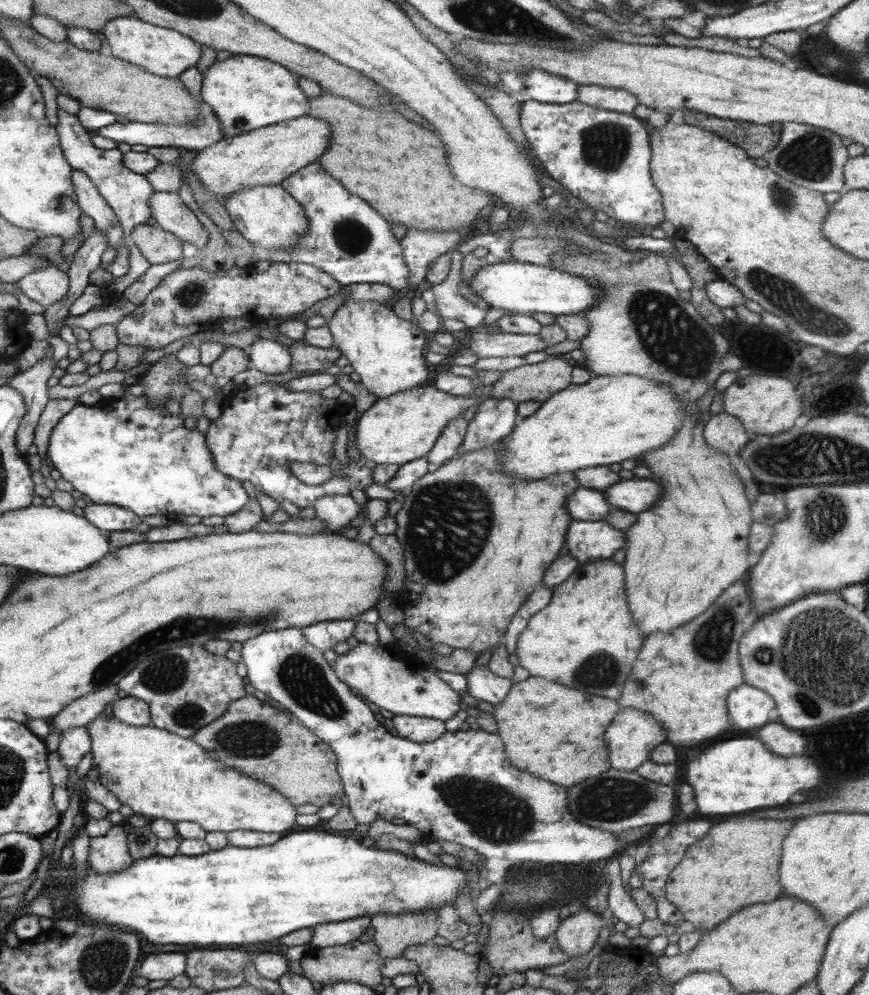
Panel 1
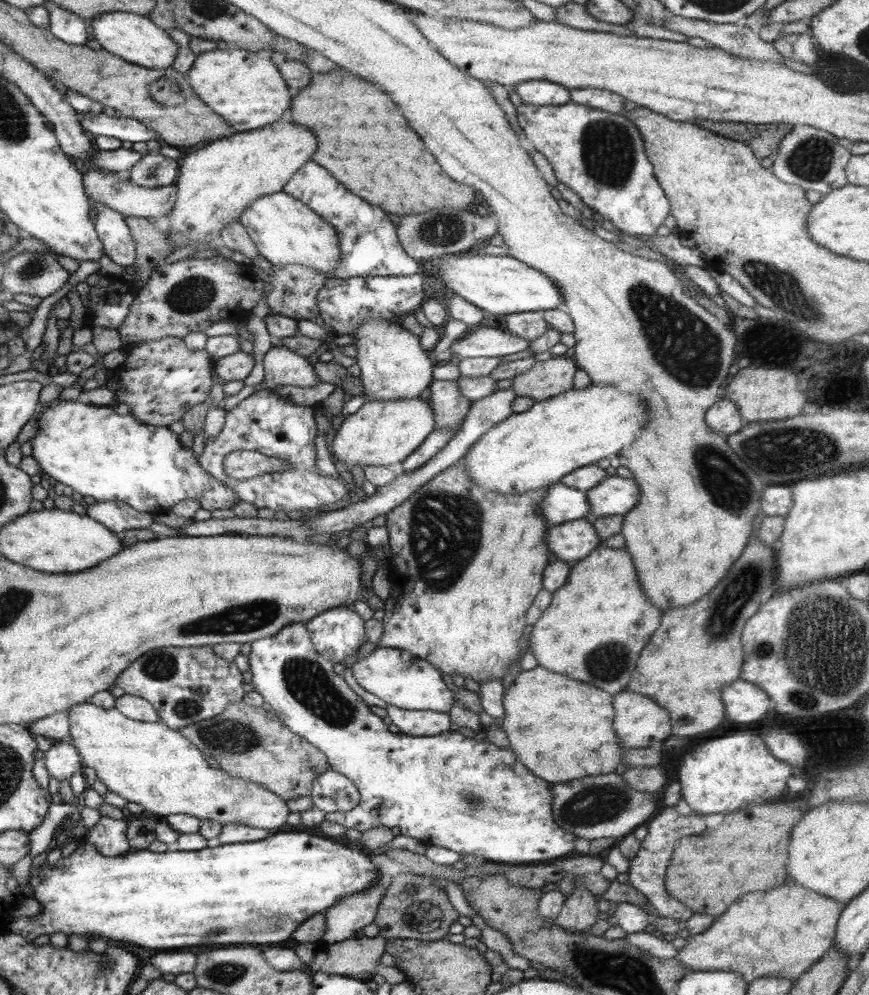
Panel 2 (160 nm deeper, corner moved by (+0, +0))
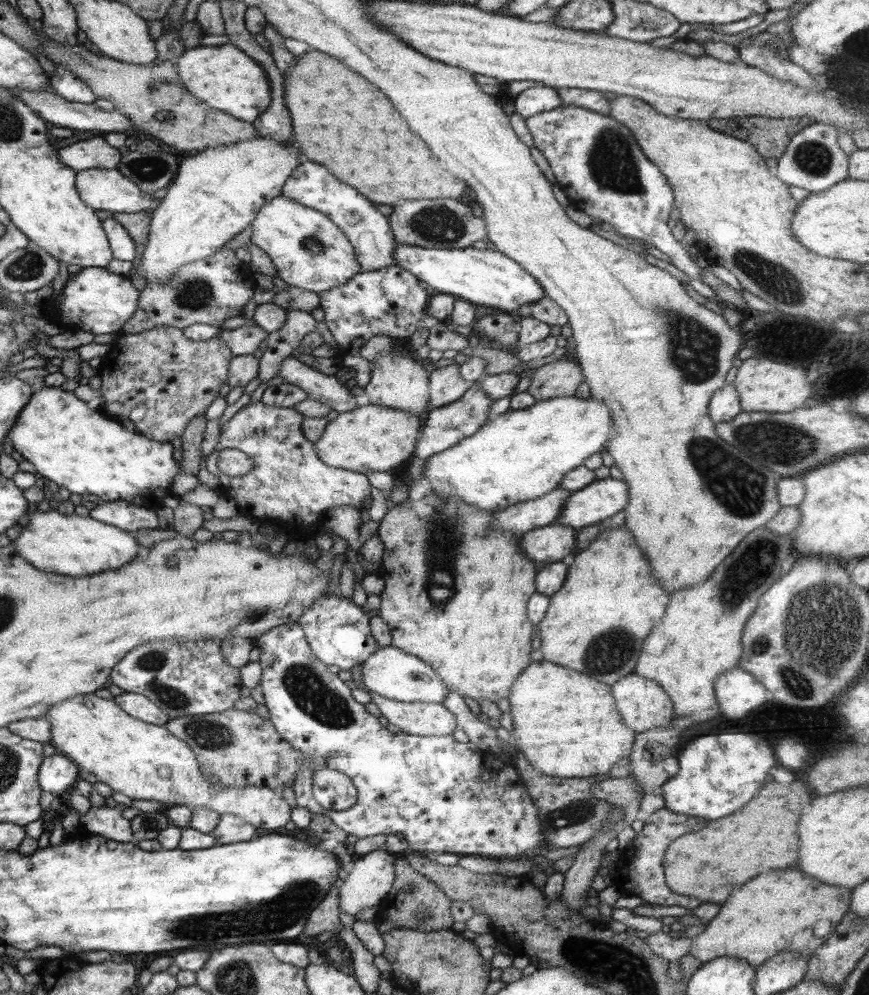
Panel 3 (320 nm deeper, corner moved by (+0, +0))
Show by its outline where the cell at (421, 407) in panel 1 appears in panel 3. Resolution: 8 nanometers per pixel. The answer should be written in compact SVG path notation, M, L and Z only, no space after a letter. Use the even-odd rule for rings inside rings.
M369 404L339 413L330 421L314 444L318 459L331 468L366 475L369 471L389 472L413 460L415 445L421 435L422 414Z

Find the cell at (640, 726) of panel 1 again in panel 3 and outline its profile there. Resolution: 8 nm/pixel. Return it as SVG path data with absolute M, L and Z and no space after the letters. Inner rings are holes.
M628 674L612 684L612 696L616 698L616 706L620 710L622 722L638 733L654 728L670 726L674 720L675 710L668 693L655 680L642 678L638 674Z

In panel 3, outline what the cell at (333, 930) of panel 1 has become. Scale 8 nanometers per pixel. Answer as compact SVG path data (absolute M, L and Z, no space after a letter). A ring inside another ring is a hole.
M375 850L357 858L350 873L342 878L343 883L338 889L340 912L347 912L356 918L357 914L364 909L385 905L386 896L395 881L394 861L397 857L398 855L388 850Z

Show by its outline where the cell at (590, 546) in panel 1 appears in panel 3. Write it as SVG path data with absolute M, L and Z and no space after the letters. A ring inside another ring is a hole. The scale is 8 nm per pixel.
M552 523L521 535L519 548L534 562L558 562L568 554L576 555L577 529L572 526Z

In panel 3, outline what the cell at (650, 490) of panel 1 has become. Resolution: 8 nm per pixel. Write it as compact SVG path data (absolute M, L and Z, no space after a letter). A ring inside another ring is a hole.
M614 478L596 480L589 486L571 492L557 523L576 529L610 521L628 506L626 482Z

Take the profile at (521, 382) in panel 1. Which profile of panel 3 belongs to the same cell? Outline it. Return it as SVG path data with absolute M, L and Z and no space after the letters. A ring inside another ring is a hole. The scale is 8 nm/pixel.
M560 358L537 368L529 377L530 386L526 391L537 401L574 397L576 389L584 382L584 377L577 362Z

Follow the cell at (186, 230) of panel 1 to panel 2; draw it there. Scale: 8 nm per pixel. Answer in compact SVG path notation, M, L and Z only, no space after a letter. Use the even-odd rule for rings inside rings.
M83 170L85 193L91 200L105 204L108 208L117 210L125 217L147 218L164 225L173 206L177 202L177 186L162 186L158 188L143 187L130 181L125 181L116 175L99 173L95 170Z

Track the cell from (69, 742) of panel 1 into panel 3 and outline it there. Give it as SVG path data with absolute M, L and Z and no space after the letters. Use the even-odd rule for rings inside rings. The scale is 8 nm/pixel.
M56 752L51 757L45 757L41 766L41 787L46 792L59 795L66 788L71 788L80 776L79 766L66 755Z

